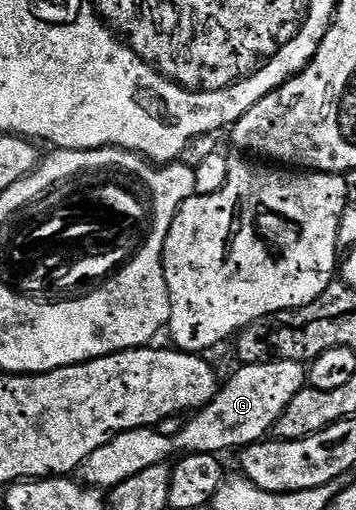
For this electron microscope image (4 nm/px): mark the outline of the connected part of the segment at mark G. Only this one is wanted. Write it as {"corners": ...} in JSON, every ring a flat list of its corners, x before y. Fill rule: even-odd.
{"corners":[[296,360,257,365,243,364,238,368,229,382,220,387,210,403,196,411,178,433,165,437,150,427,118,434,84,461,79,469,80,479,88,487,99,486,105,490,112,490,129,477,159,463,168,463,188,455,215,456,225,450,241,450,250,444,261,442,274,424,276,427,282,419,283,412,292,402,292,398,304,389,305,368]]}

